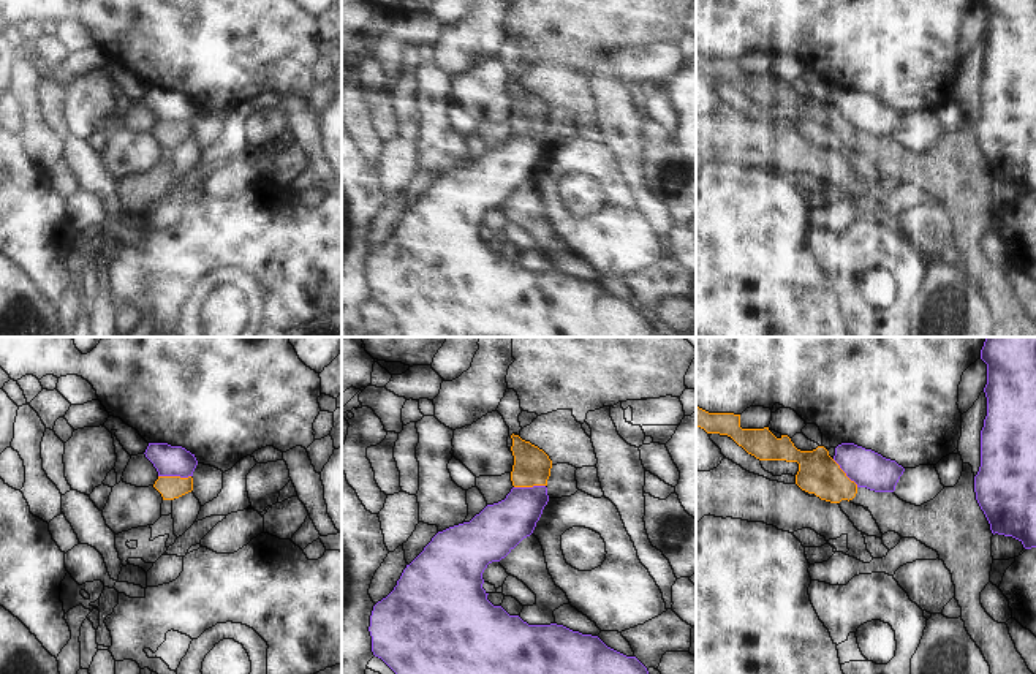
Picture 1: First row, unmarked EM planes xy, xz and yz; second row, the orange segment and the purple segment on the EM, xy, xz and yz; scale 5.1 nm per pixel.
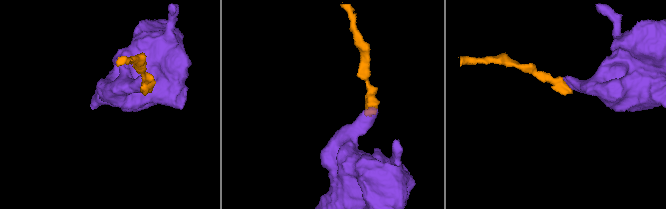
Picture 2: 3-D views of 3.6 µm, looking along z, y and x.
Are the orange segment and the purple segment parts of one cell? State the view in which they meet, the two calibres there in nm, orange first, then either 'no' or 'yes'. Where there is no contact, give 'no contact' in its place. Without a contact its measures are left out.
xy | 120/160 nm | no

